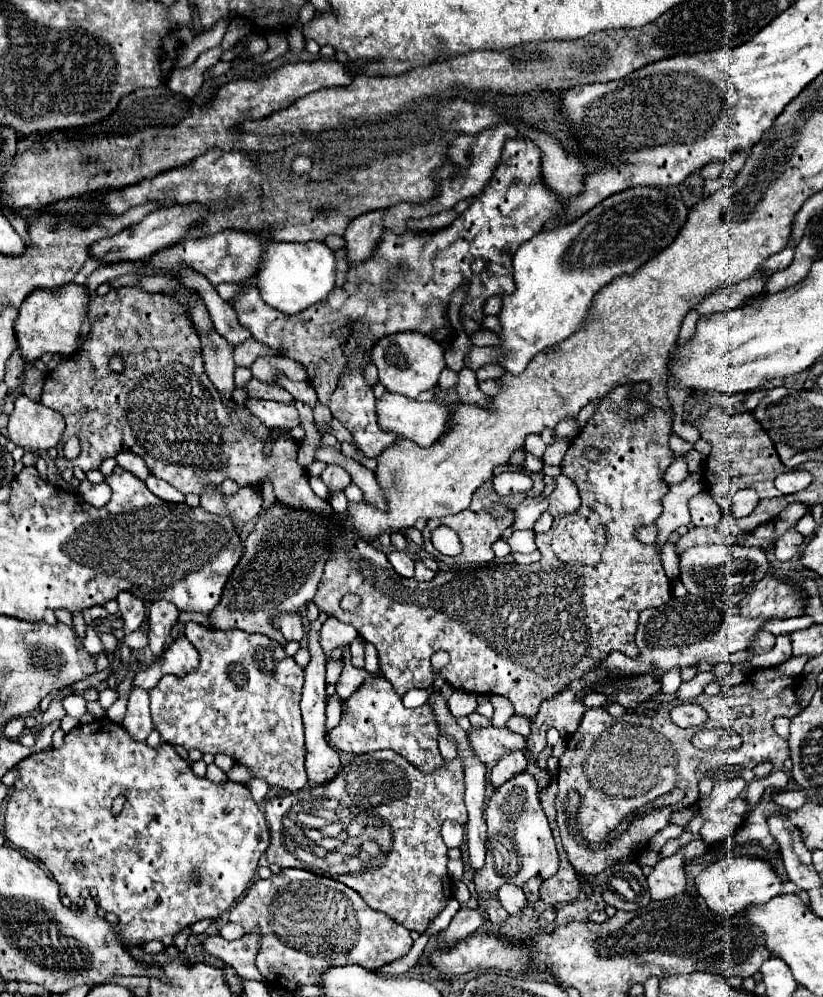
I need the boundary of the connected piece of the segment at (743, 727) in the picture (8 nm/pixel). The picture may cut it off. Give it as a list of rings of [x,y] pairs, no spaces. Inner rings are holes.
[[[757,669],[753,673],[747,675],[747,679],[741,685],[733,685],[733,687],[724,686],[719,695],[699,695],[695,699],[691,699],[691,703],[697,703],[699,707],[703,707],[711,719],[711,723],[707,723],[707,729],[713,727],[725,727],[725,729],[733,729],[743,737],[743,745],[737,751],[743,751],[743,755],[739,755],[739,759],[743,759],[743,769],[753,769],[755,765],[763,763],[763,761],[771,761],[775,768],[783,768],[784,762],[789,758],[788,741],[777,737],[777,733],[773,731],[773,721],[777,717],[787,717],[793,719],[795,715],[799,715],[803,711],[803,707],[797,703],[795,697],[795,689],[801,683],[799,675],[785,675],[777,669]],[[749,705],[753,709],[753,713],[749,717],[743,717],[743,723],[739,723],[739,709]],[[751,743],[755,743],[755,750],[751,750]]]

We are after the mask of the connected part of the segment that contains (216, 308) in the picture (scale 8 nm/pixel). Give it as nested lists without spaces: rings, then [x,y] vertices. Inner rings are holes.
[[[185,265],[179,271],[181,271],[181,283],[185,287],[189,287],[189,289],[195,289],[203,297],[215,331],[219,331],[221,337],[225,337],[231,347],[237,347],[239,343],[243,343],[243,341],[247,341],[251,337],[247,327],[243,327],[237,321],[235,309],[217,295],[215,287],[203,275],[195,273],[193,269],[189,269]]]

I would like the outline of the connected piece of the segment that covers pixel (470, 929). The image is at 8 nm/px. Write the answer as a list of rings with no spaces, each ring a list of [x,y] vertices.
[[[463,907],[459,909],[459,913],[453,917],[453,921],[449,923],[449,927],[439,935],[437,945],[439,947],[449,947],[459,943],[461,939],[473,935],[479,931],[479,925],[485,923],[485,917],[481,915],[479,907]]]

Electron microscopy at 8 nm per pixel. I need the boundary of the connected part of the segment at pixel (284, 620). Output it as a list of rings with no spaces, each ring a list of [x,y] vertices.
[[[279,613],[273,617],[273,625],[283,633],[287,641],[301,641],[301,637],[305,635],[303,623],[297,613]]]

